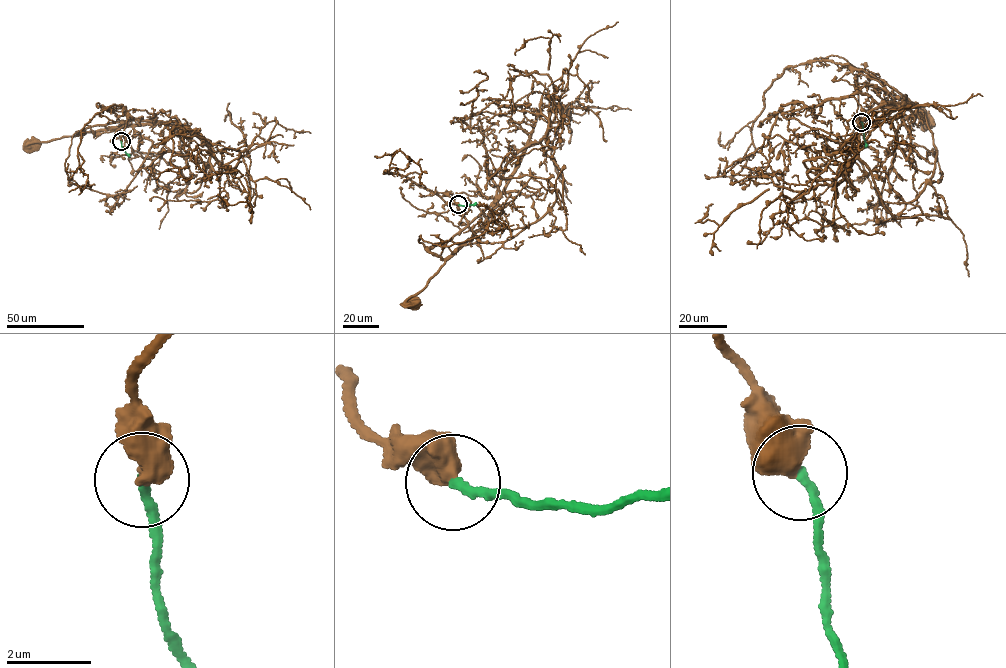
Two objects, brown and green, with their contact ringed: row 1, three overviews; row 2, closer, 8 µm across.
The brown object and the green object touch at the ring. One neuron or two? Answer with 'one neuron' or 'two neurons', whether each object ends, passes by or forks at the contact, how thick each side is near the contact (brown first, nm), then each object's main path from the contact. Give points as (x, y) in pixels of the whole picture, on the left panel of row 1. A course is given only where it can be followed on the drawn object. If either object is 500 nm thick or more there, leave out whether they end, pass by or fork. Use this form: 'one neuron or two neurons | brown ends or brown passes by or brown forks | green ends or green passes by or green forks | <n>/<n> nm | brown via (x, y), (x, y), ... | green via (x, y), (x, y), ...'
one neuron | 600/200 nm | brown via (121, 141), (127, 118), (125, 107), (129, 117), (121, 128), (27, 145), (33, 146) | green via (121, 141), (129, 156)

